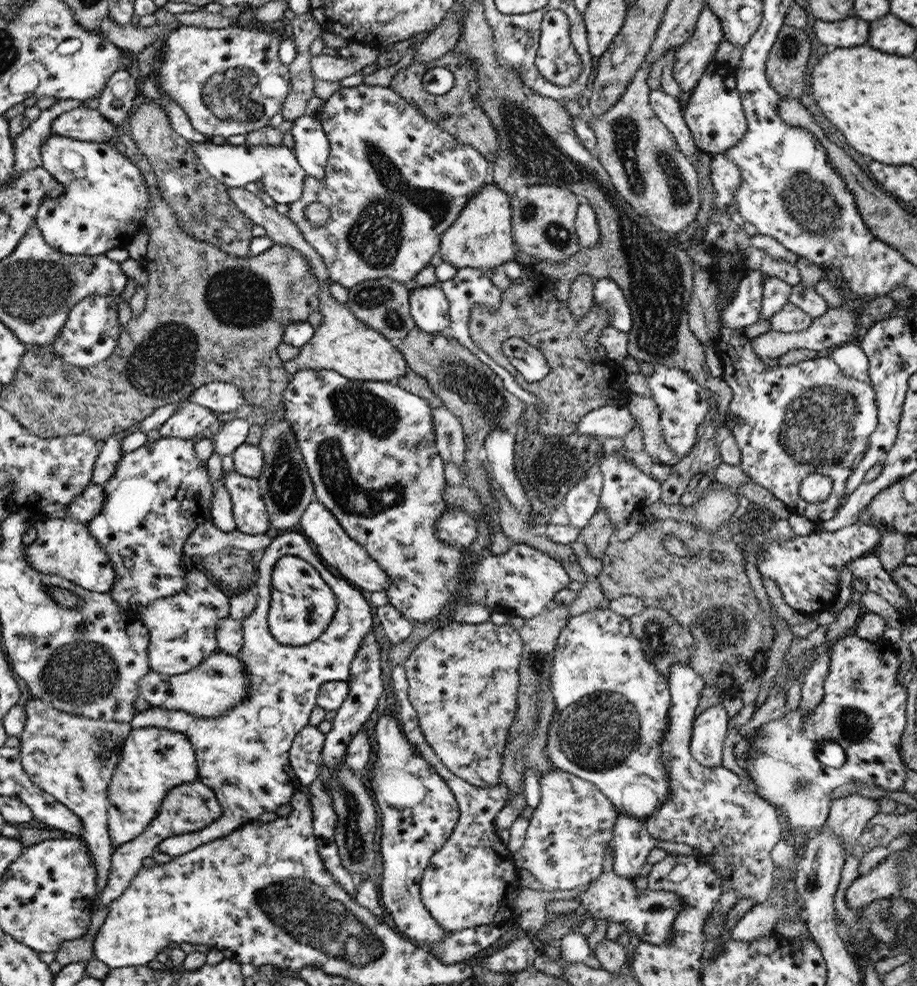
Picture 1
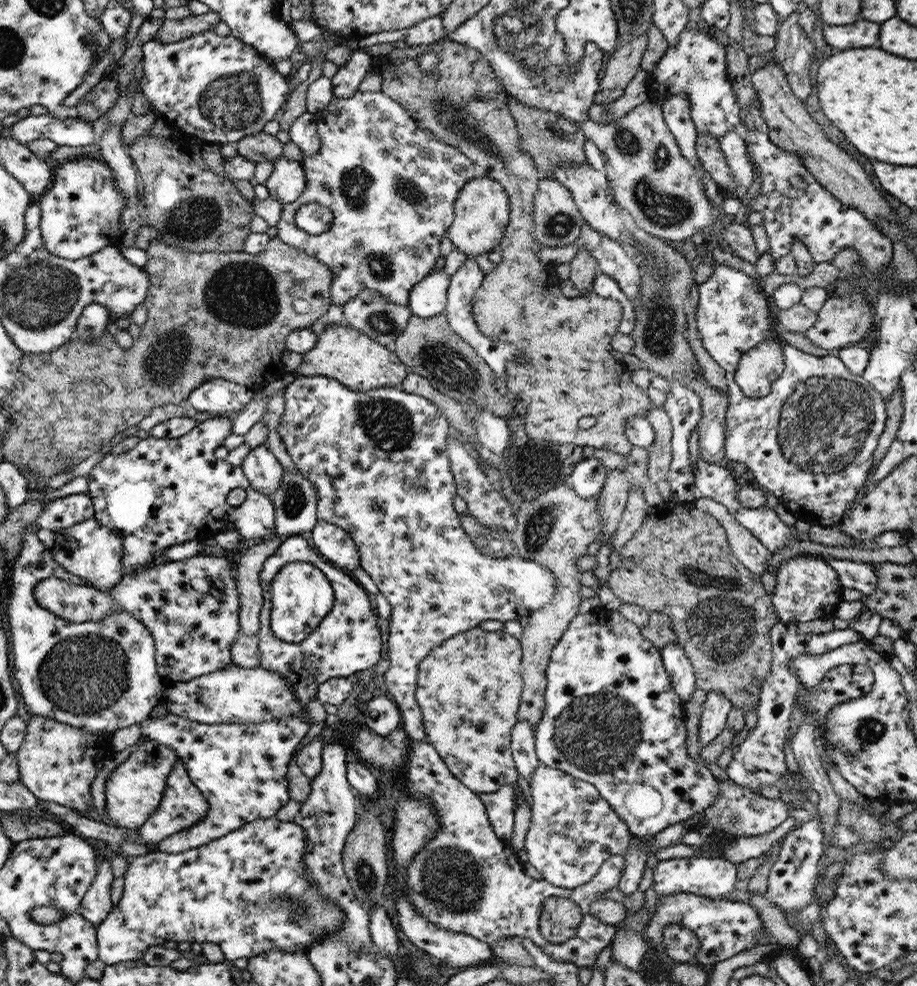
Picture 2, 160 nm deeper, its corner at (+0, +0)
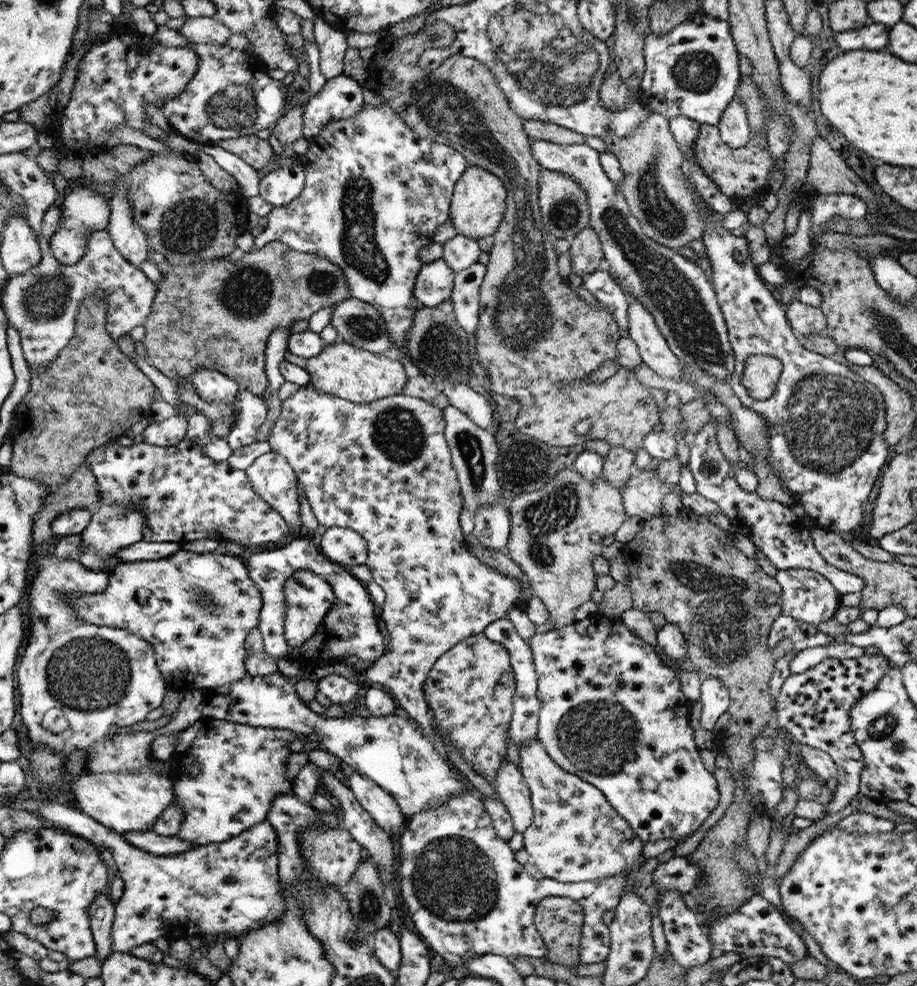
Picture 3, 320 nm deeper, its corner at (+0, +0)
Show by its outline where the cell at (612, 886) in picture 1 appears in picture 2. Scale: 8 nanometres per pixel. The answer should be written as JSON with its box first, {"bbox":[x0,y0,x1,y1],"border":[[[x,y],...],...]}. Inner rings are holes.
{"bbox":[642,892,765,965],"border":[[[673,892],[660,895],[656,910],[642,931],[652,950],[659,951],[663,944],[663,930],[667,924],[680,923],[697,934],[701,947],[695,959],[702,965],[713,965],[750,950],[757,945],[757,936],[765,932],[757,909],[742,901],[711,899],[691,892]]]}

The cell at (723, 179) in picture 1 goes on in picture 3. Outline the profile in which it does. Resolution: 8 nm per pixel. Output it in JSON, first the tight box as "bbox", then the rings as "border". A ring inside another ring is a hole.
{"bbox":[717,98,751,148],"border":[[[734,98],[729,102],[721,114],[717,127],[721,140],[730,148],[744,148],[750,141],[751,131],[746,117],[746,108],[740,100]]]}

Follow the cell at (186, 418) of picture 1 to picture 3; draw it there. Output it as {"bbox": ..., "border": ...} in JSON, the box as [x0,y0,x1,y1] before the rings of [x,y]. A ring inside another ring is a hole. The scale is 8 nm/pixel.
{"bbox":[143,415,188,446],"border":[[[180,415],[150,423],[143,431],[144,441],[156,446],[172,446],[186,437],[188,420]]]}

